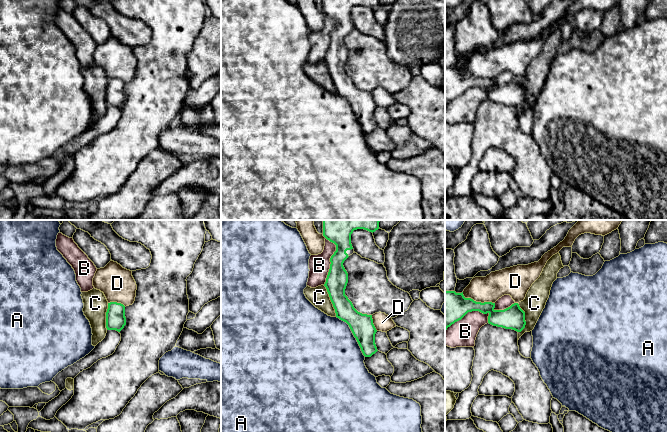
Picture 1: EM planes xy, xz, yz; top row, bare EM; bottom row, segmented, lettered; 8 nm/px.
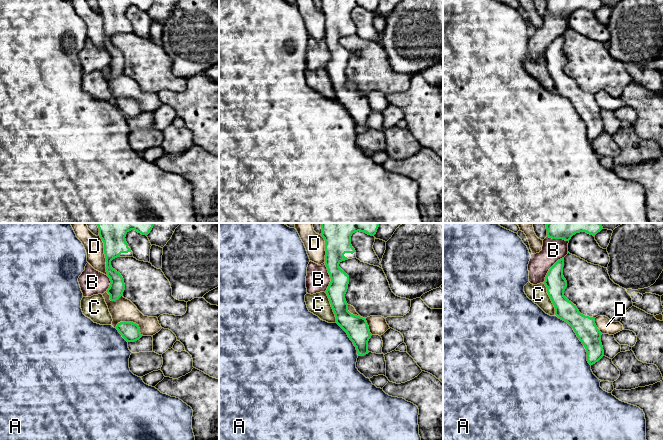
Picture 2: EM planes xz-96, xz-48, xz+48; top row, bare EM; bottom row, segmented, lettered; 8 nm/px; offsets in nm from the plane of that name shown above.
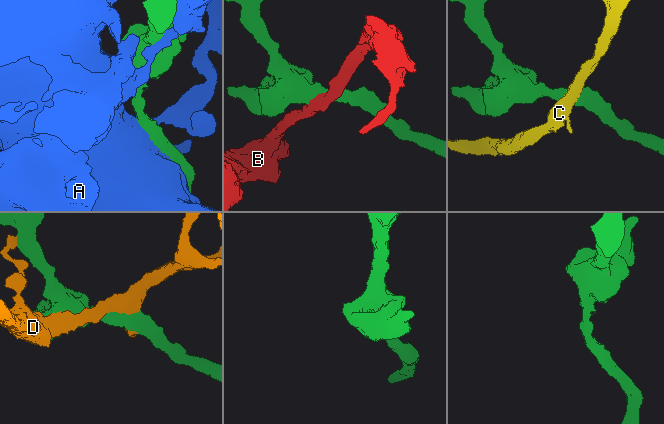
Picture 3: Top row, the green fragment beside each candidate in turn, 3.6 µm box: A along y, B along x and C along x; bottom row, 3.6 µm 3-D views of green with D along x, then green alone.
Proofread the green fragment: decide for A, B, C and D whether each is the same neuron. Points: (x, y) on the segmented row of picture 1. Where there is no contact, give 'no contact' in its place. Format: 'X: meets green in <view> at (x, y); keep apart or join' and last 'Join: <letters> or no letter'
A: meets green in xz at (353, 334); keep apart
B: meets green in yz at (466, 313); keep apart
C: meets green in xz at (331, 301); keep apart
D: meets green in yz at (477, 302); keep apart
Join: no letter

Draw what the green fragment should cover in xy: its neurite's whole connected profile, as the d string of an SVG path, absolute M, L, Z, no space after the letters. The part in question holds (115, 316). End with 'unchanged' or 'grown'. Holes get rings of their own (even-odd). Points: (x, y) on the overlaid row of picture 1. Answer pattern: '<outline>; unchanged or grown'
M110 302L106 312L107 330L120 332L126 325L125 306L121 303Z; unchanged

